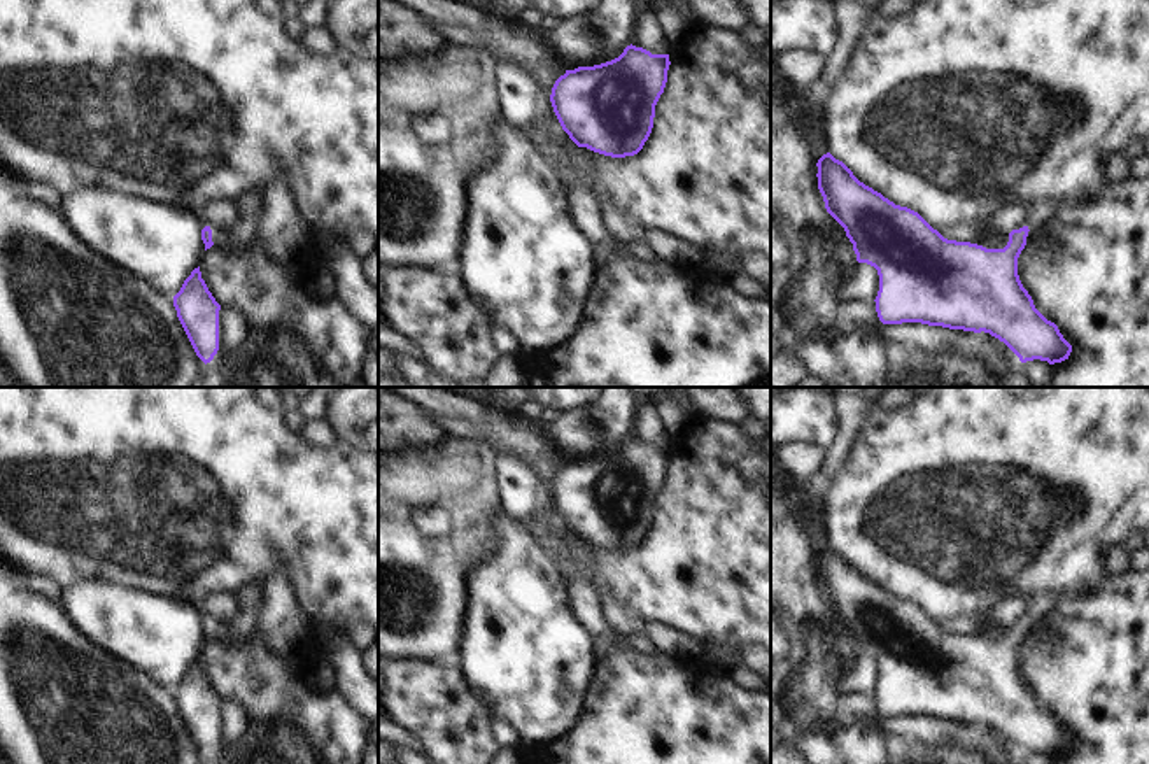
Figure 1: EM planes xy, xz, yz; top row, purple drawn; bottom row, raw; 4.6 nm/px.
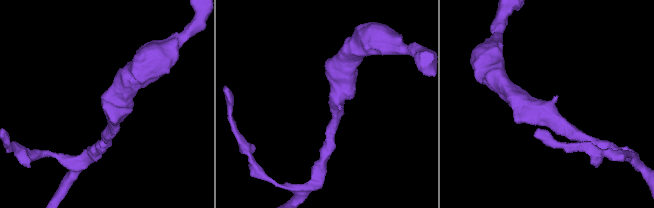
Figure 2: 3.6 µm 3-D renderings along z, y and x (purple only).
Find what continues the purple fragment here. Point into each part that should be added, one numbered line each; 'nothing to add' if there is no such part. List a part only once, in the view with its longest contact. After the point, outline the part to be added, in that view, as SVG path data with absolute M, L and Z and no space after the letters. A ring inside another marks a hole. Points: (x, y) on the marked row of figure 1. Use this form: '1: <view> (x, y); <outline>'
1: yz (1041, 214); M1046 200L1040 203L1032 205L1032 210L1023 224L1019 224L1016 230L1026 226L1028 237L1026 244L1033 238L1037 231L1040 231L1058 212L1061 210L1060 200Z

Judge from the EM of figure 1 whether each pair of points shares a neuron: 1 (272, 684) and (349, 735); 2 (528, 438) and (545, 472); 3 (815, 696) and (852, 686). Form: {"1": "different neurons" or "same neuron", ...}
{"1": "same neuron", "2": "same neuron", "3": "different neurons"}

